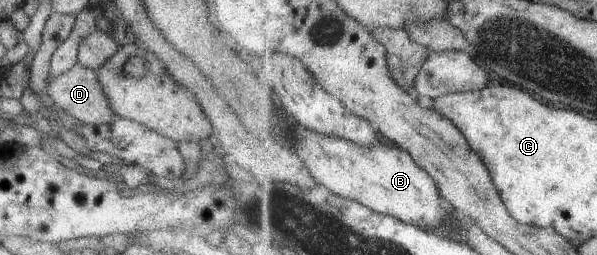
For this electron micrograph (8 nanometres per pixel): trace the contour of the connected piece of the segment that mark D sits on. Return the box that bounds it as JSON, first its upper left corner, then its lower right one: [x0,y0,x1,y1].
[47,63,116,125]

